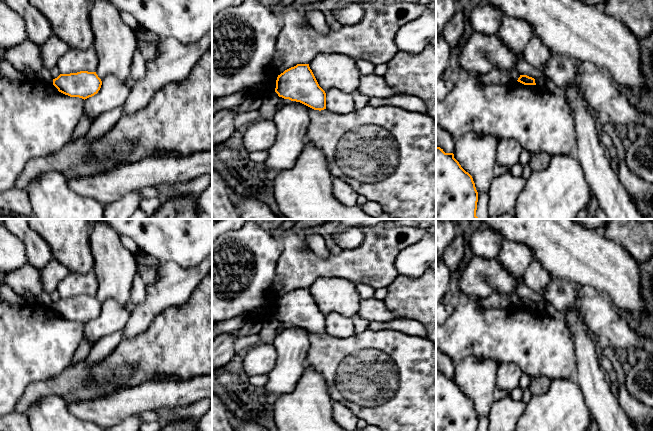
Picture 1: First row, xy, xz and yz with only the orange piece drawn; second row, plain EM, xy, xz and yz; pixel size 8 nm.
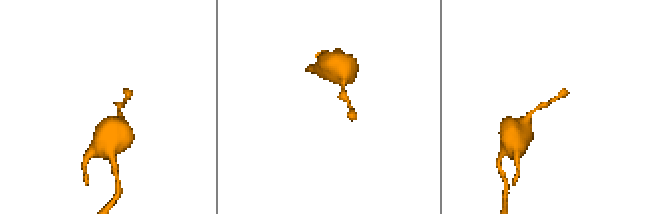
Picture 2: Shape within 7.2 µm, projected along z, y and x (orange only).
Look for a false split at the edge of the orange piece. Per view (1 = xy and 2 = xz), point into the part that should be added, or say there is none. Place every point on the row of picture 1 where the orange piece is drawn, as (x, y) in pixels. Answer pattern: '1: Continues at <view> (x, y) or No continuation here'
1: No continuation here
2: No continuation here

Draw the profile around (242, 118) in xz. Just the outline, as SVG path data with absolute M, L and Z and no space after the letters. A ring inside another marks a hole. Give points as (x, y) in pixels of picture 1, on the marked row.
M259 110L249 111L238 114L234 119L235 130L239 130L244 124L259 120L261 117L261 112Z

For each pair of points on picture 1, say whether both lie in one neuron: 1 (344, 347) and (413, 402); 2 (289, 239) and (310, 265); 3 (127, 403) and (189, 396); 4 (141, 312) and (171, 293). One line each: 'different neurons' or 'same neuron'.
1: same neuron
2: same neuron
3: same neuron
4: same neuron

